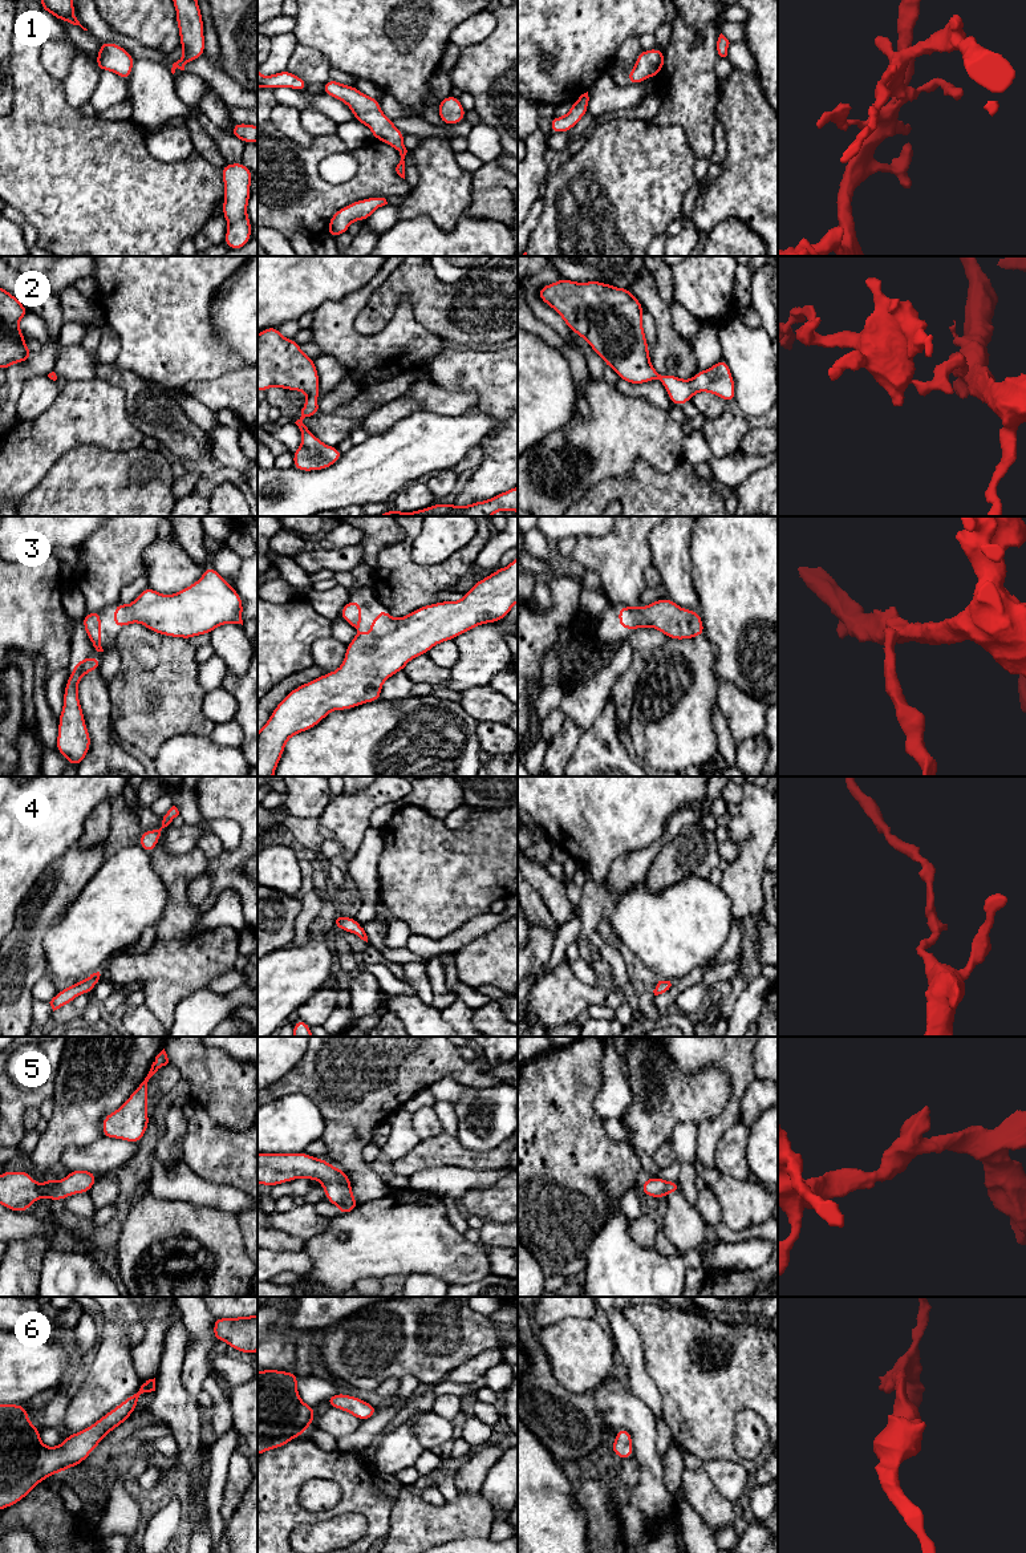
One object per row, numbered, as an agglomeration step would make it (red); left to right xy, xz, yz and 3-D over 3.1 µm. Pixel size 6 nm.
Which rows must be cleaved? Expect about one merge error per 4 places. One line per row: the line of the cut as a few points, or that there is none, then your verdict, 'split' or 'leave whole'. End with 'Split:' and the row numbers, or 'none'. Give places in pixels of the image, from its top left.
1: no cut | leave whole
2: no cut | leave whole
3: no cut | leave whole
4: no cut | leave whole
5: no cut | leave whole
6: no cut | leave whole
Split: none

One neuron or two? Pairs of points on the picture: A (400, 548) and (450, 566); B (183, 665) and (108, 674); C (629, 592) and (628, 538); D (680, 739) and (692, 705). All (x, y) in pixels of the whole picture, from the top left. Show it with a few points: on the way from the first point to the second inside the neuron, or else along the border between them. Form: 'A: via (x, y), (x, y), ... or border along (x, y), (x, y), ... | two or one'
A: via (408, 563), (417, 572), (436, 572) | one
B: border along (116, 645), (120, 653), (120, 668), (106, 684) | two
C: via (628, 579), (628, 551) | one
D: via (680, 732), (680, 717), (684, 713) | one

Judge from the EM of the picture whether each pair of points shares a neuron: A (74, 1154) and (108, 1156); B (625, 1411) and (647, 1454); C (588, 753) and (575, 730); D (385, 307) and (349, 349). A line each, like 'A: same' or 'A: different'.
A: same
B: same
C: different
D: different

